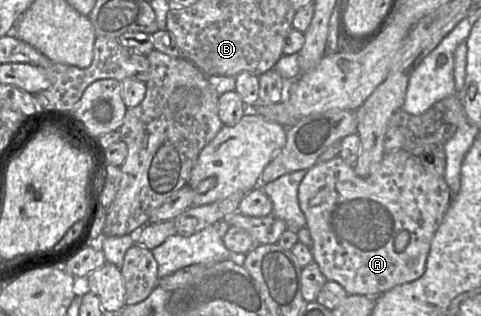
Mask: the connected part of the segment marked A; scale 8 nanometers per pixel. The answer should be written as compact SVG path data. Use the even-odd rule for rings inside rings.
M402 148L397 151L386 152L380 163L378 163L376 170L367 177L358 176L354 171L354 167L347 164L339 155L327 162L317 162L307 171L302 179L298 188L298 200L306 218L306 227L309 229L313 241L311 247L313 261L318 264L326 280L339 283L348 295L358 294L376 297L395 286L415 281L424 274L431 241L450 206L452 193L443 176L429 172L417 156ZM403 230L409 232L409 242L402 251L397 251L394 241L397 234Z

